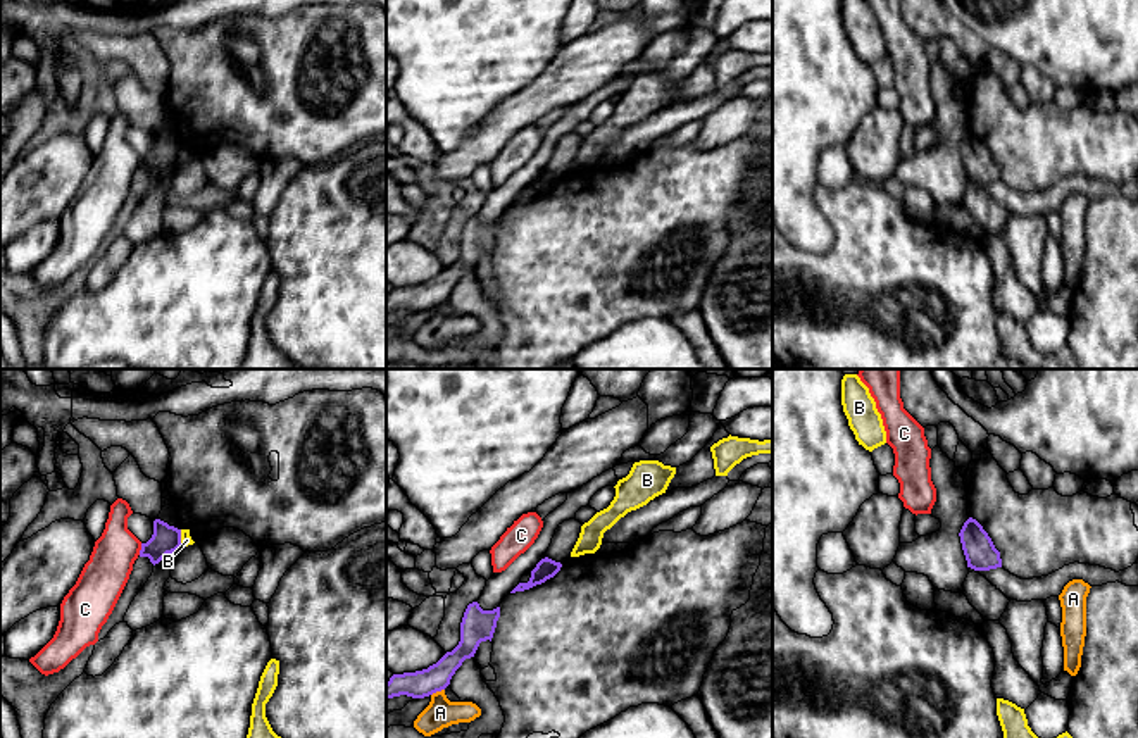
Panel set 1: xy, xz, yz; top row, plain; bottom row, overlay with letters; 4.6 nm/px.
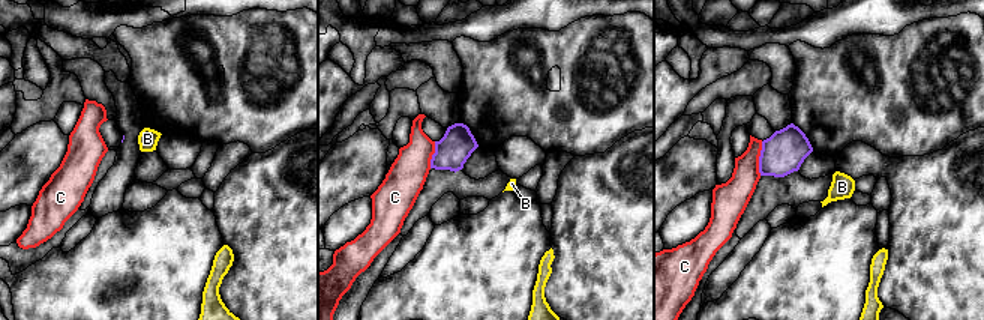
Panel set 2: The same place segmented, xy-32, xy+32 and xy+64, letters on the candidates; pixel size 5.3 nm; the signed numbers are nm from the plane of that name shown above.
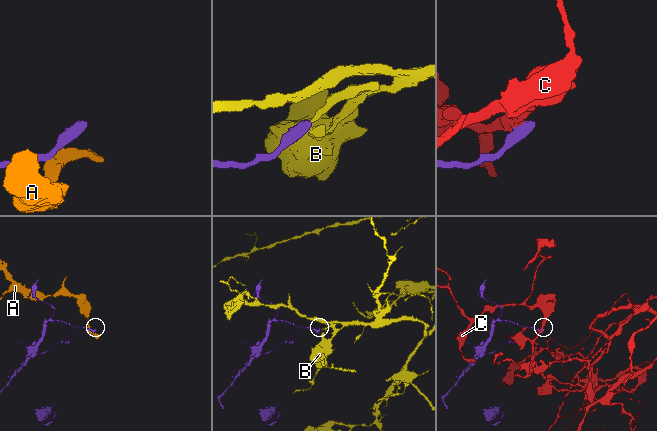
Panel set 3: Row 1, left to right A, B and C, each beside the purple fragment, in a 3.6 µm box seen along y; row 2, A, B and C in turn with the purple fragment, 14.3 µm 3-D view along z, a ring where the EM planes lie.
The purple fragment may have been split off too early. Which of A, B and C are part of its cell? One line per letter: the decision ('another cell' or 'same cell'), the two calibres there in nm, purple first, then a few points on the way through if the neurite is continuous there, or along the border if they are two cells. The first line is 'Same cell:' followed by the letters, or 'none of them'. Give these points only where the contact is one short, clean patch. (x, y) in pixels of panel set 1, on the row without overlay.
Same cell: none of them
A: another cell; 130 nm thick on the purple side, 140 nm on the other; border along xz (443, 302), (431, 309)
B: another cell; 130 nm thick on the purple side, 50 nm on the other; border along xy (180, 143), (181, 159)
C: another cell; 130 nm thick on the purple side, 220 nm on the other

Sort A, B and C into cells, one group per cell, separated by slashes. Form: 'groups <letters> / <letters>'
groups A / B / C

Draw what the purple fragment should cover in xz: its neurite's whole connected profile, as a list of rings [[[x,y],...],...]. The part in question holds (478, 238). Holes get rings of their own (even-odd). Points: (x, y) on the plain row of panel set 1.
[[[478,216],[469,217],[460,236],[459,259],[428,283],[393,288],[386,297],[386,314],[400,309],[424,312],[445,303],[462,276],[474,271],[479,257],[491,255],[498,231],[500,221],[483,224]]]

